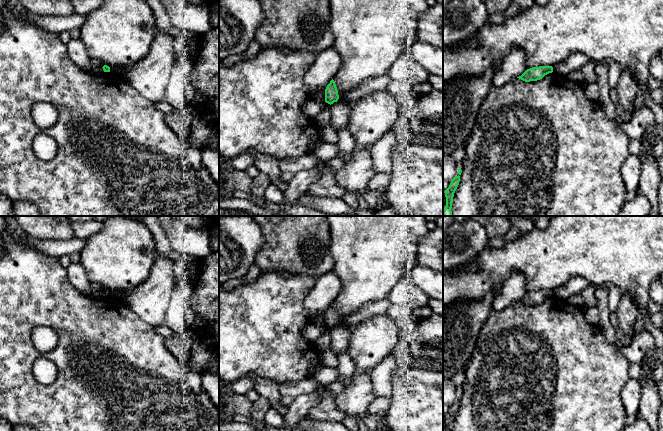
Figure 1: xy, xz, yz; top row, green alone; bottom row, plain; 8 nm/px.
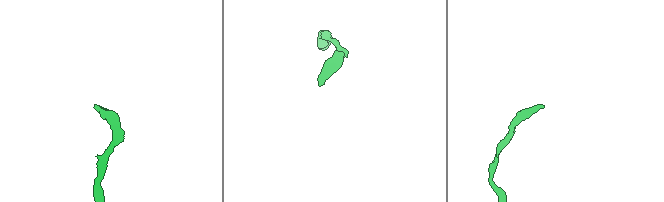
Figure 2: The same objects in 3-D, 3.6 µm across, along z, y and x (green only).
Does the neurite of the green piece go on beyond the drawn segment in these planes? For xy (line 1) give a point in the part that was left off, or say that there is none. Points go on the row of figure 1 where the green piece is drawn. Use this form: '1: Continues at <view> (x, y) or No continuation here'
1: No continuation here

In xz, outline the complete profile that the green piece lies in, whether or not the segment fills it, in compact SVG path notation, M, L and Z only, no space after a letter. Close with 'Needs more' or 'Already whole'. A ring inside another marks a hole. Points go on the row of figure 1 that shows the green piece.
M332 79L325 89L325 102L328 104L333 104L339 99L338 90L334 80Z. Already whole

